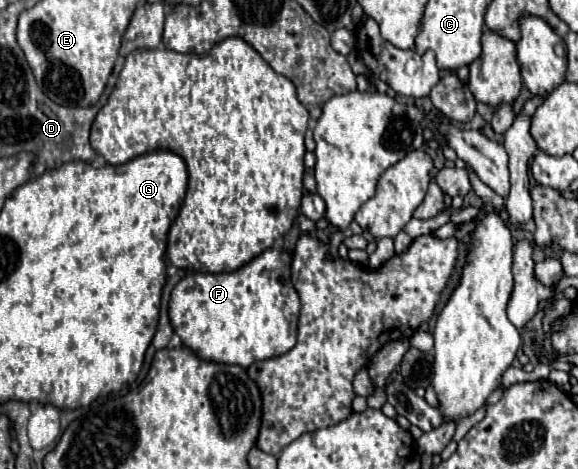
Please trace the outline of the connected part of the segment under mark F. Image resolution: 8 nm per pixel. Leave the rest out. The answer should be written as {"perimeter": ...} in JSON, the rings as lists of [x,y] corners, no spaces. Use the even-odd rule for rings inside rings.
{"perimeter":[[[267,249],[261,255],[253,257],[249,263],[245,263],[243,267],[239,267],[237,271],[231,271],[231,273],[189,273],[185,279],[181,279],[171,293],[169,317],[171,317],[173,329],[181,337],[183,345],[191,347],[201,359],[209,359],[209,361],[215,361],[215,363],[233,363],[233,365],[241,365],[241,367],[249,367],[255,361],[263,361],[263,359],[271,359],[271,357],[279,357],[279,355],[289,353],[295,347],[295,341],[297,341],[297,317],[299,317],[299,309],[301,309],[299,295],[297,295],[297,291],[295,291],[295,287],[291,285],[291,279],[289,279],[291,261],[293,261],[293,255],[289,251]]]}

